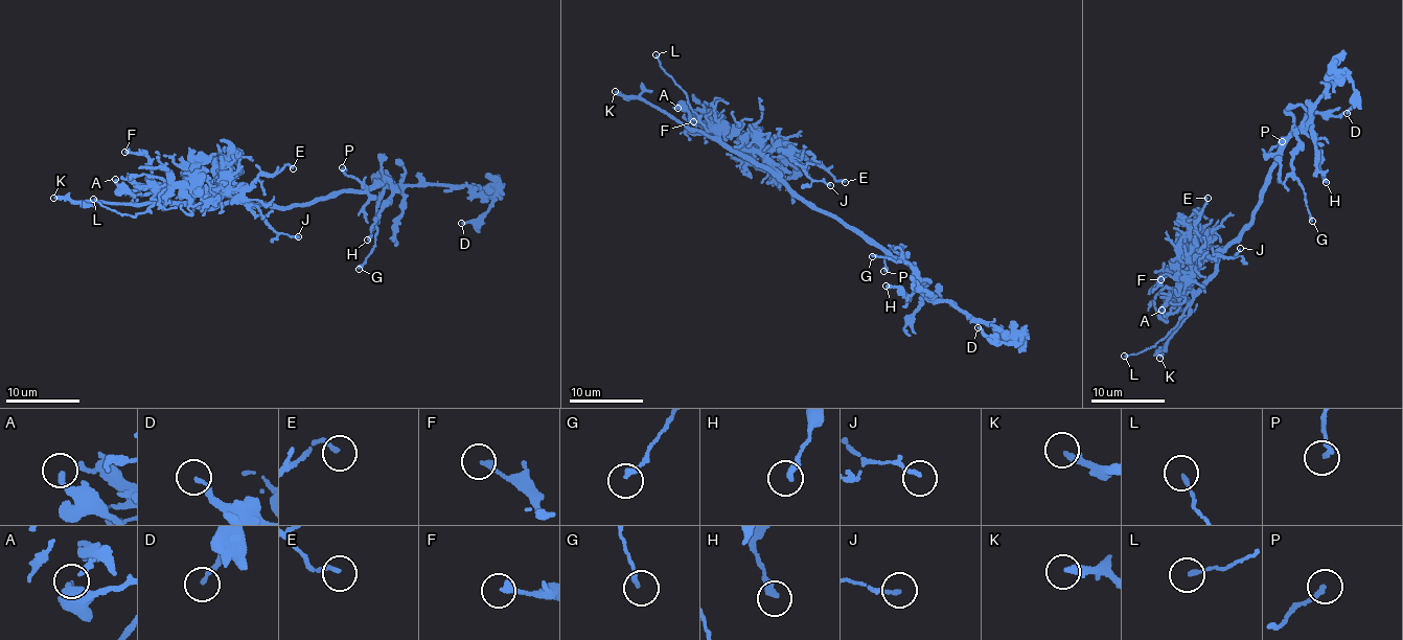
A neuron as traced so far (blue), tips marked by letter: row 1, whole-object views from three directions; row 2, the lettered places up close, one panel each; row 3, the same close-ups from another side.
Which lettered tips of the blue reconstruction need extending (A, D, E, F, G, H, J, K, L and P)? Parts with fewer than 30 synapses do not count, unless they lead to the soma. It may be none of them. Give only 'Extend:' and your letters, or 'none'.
Extend: K

